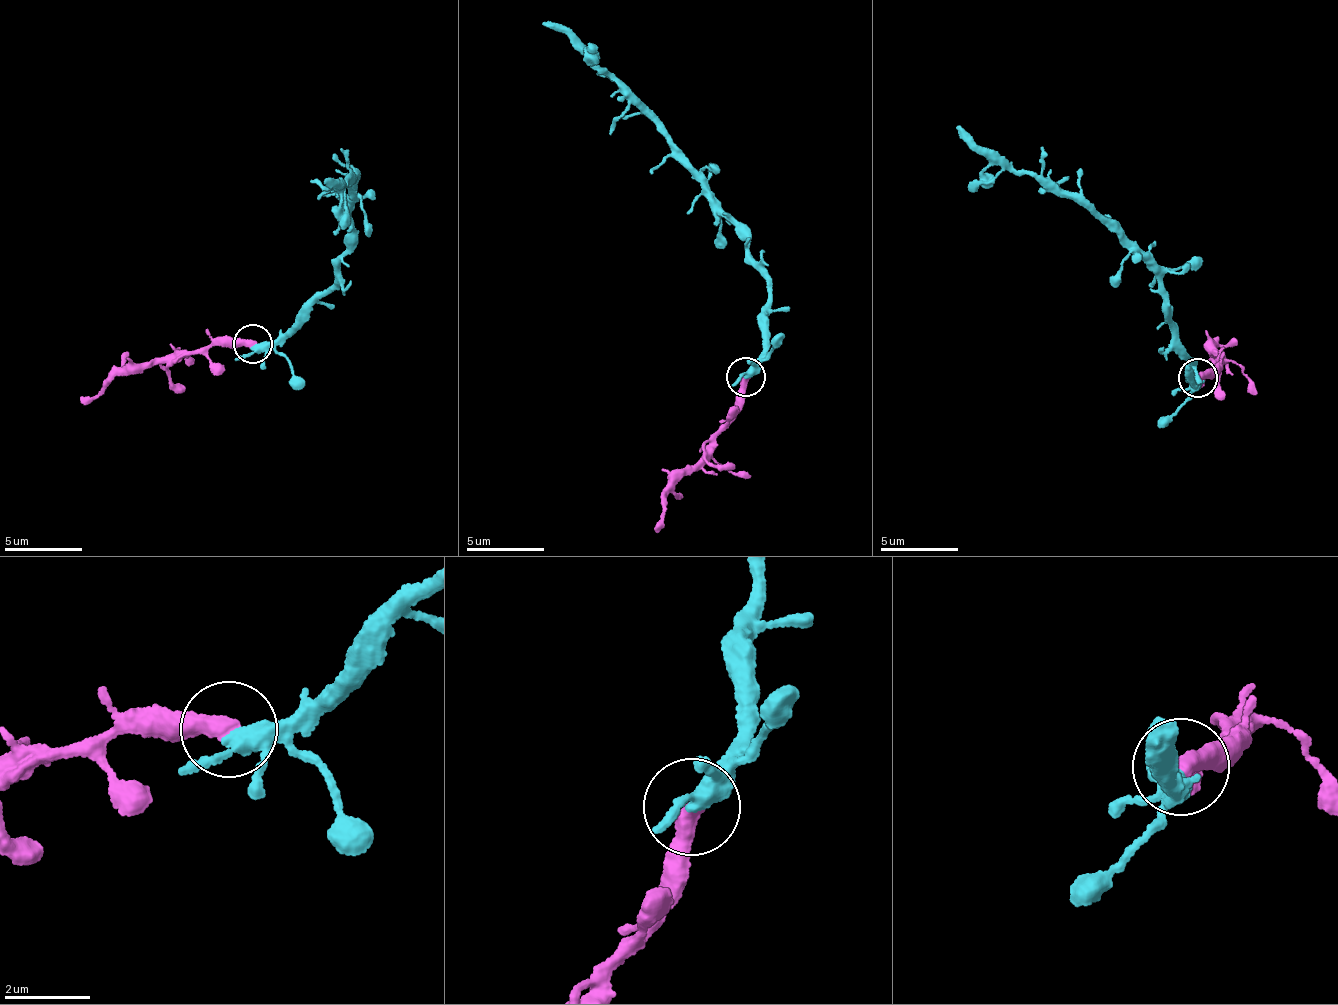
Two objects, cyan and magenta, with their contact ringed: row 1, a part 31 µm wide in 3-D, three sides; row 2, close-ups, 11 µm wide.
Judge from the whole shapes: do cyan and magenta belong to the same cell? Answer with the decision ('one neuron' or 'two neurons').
one neuron

